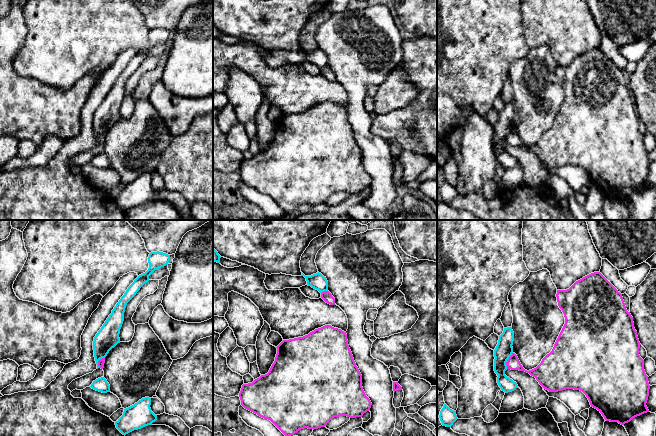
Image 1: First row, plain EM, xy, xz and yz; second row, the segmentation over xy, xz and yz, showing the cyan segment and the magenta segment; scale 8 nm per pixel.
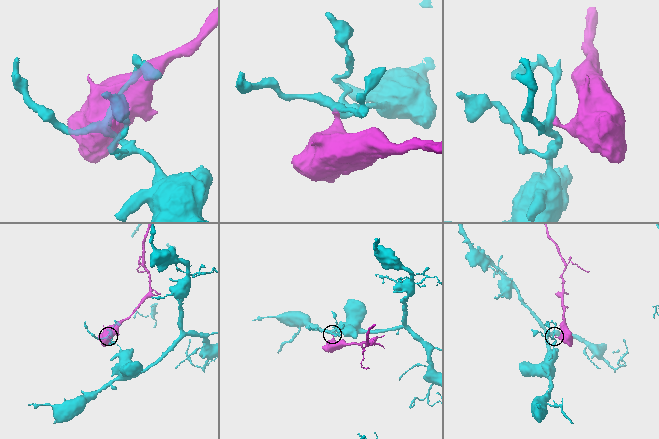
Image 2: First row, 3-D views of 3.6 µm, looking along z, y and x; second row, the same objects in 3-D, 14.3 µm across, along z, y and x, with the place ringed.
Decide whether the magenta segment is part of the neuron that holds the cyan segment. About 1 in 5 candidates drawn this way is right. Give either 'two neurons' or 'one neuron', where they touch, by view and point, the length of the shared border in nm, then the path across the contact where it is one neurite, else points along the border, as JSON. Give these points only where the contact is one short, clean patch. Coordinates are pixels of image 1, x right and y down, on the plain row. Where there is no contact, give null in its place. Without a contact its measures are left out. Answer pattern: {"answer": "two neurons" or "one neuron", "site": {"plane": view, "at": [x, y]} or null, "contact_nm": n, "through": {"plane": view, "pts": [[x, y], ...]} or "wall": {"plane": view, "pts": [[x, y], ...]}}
{"answer": "two neurons", "site": {"plane": "yz", "at": [507, 135]}, "contact_nm": 140, "wall": {"plane": "yz", "pts": [[512, 128], [506, 138], [506, 144]]}}

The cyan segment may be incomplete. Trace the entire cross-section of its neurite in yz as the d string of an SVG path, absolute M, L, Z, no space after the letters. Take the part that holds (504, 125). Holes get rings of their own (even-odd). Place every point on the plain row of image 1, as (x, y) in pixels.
M512 103L504 104L499 112L498 120L494 126L494 147L497 150L497 159L505 169L512 168L518 161L505 151L507 146L506 138L513 129L514 108Z

